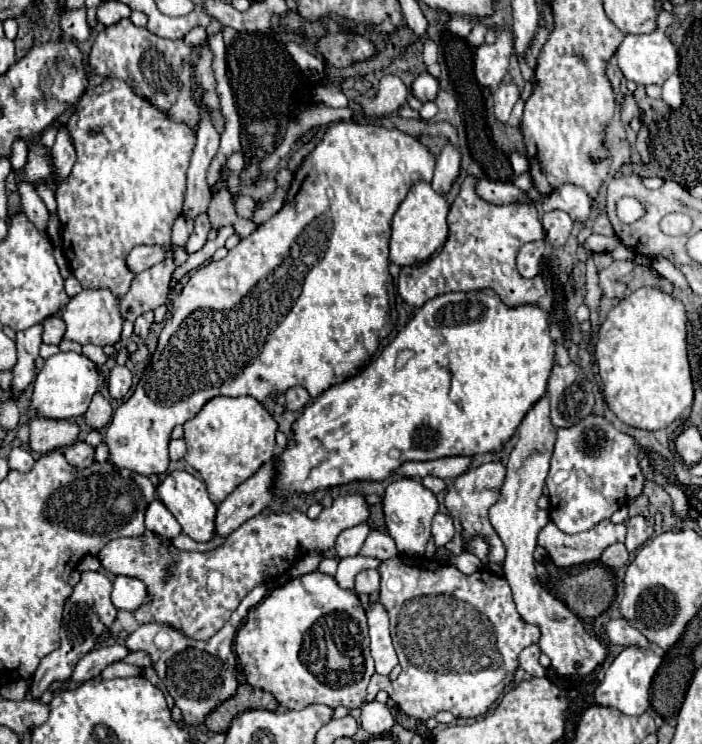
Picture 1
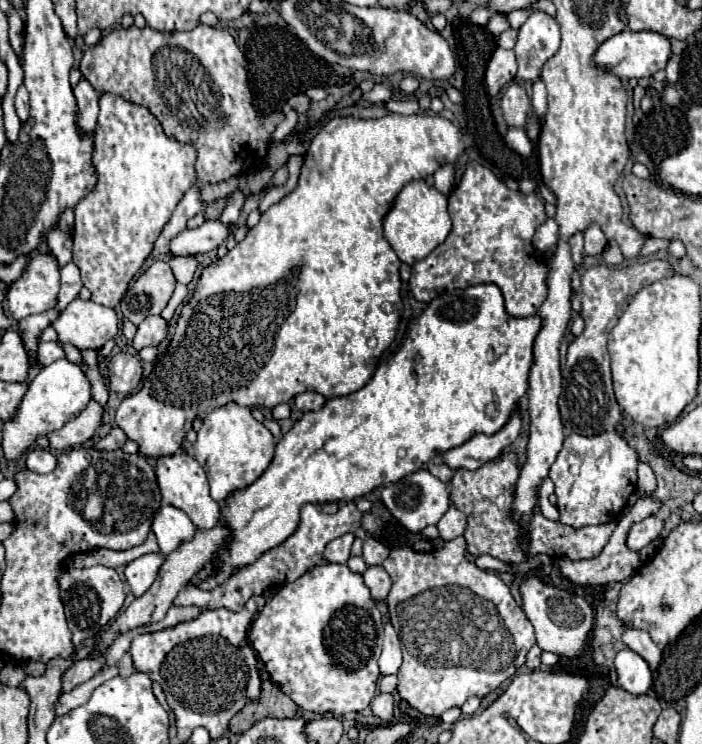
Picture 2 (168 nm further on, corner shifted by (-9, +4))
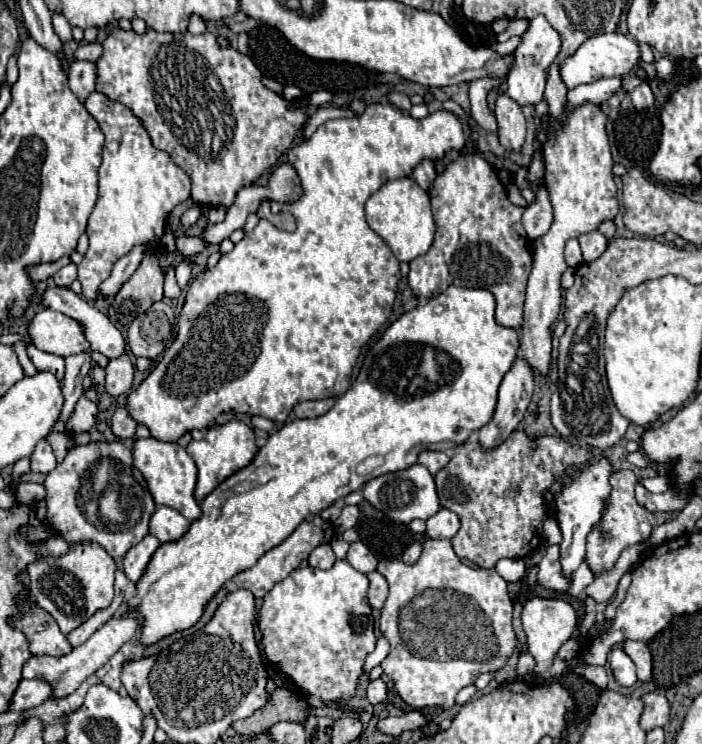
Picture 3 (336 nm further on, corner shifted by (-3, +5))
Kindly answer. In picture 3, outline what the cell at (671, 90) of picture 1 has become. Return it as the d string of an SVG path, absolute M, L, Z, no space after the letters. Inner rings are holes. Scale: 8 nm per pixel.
M661 57L657 63L655 63L655 69L657 69L657 75L661 79L669 79L671 73L673 73L673 63L667 59L667 57Z

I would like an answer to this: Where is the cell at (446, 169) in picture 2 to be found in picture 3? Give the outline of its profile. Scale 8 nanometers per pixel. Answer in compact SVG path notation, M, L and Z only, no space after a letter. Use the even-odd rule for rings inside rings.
M421 161L419 165L417 165L417 169L413 171L413 179L417 181L417 185L419 187L423 187L425 191L429 191L431 189L431 185L433 185L433 181L437 179L437 173L435 173L435 167L433 167L433 163L431 161Z

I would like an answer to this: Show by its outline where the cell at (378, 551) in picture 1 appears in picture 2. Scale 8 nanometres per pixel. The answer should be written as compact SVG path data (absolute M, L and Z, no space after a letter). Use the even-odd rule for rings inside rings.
M367 538L363 542L363 560L367 566L379 566L389 556L389 548L377 542L375 538Z

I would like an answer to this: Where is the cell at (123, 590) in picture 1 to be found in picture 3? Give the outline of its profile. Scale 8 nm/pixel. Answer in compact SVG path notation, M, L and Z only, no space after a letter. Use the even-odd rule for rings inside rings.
M147 535L141 543L137 543L135 547L131 547L127 551L127 555L123 559L123 571L125 571L129 581L137 583L143 577L149 561L151 561L151 557L153 557L153 553L157 551L159 545L161 543L157 543L157 539L153 535Z

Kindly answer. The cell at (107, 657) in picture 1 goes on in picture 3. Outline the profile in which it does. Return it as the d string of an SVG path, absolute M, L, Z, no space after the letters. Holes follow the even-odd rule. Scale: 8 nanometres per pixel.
M23 679L21 687L17 687L17 695L13 695L13 703L11 703L11 711L27 711L33 709L37 705L41 705L43 701L53 697L55 687L45 681L45 679Z

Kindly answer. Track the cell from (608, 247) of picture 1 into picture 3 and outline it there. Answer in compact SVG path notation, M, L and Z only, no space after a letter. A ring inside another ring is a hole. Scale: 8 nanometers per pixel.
M591 231L591 233L585 233L579 237L579 243L581 243L581 251L583 251L583 259L589 263L589 261L595 261L605 249L607 249L607 239L599 233L599 231Z

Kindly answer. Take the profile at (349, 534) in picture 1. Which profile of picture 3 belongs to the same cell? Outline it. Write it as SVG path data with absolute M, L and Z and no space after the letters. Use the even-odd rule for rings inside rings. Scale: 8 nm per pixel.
M321 543L319 547L315 547L315 551L309 555L309 565L315 569L329 569L333 567L333 563L337 561L333 549L329 543Z

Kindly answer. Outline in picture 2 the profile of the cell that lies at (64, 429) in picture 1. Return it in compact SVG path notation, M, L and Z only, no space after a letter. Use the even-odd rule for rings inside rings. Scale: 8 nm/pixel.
M91 400L87 404L87 408L79 416L75 416L75 420L69 420L61 430L47 434L51 448L67 450L67 448L81 446L101 426L101 416L103 416L103 406L95 400Z

